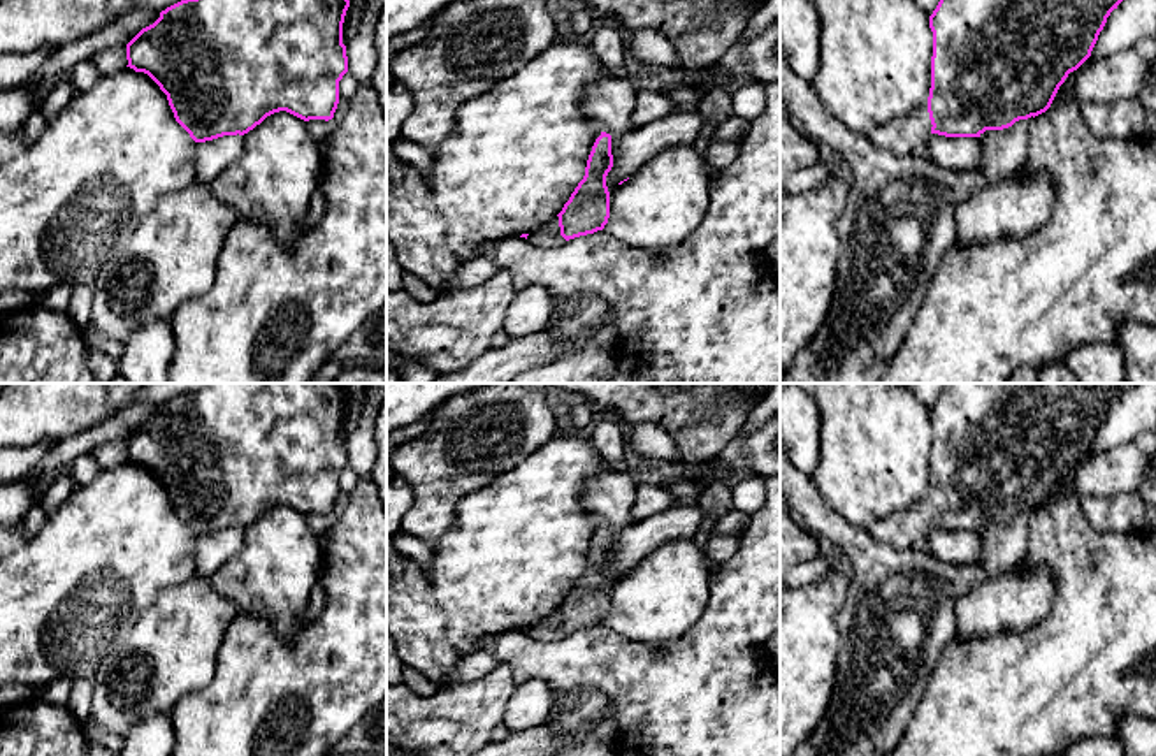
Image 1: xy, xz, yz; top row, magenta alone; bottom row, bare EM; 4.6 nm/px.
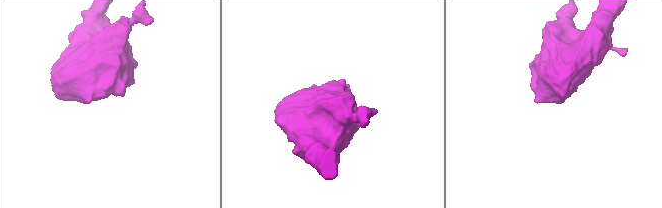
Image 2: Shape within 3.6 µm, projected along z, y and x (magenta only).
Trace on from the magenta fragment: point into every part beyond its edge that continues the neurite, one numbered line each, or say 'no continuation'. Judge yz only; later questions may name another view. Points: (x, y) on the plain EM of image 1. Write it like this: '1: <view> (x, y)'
1: yz (902, 530)

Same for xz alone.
1: xz (608, 496)

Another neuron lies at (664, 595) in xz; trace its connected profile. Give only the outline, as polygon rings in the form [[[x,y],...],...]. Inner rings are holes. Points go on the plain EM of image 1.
[[[692,538],[669,540],[610,587],[604,626],[652,649],[680,640],[710,600],[704,552]]]

